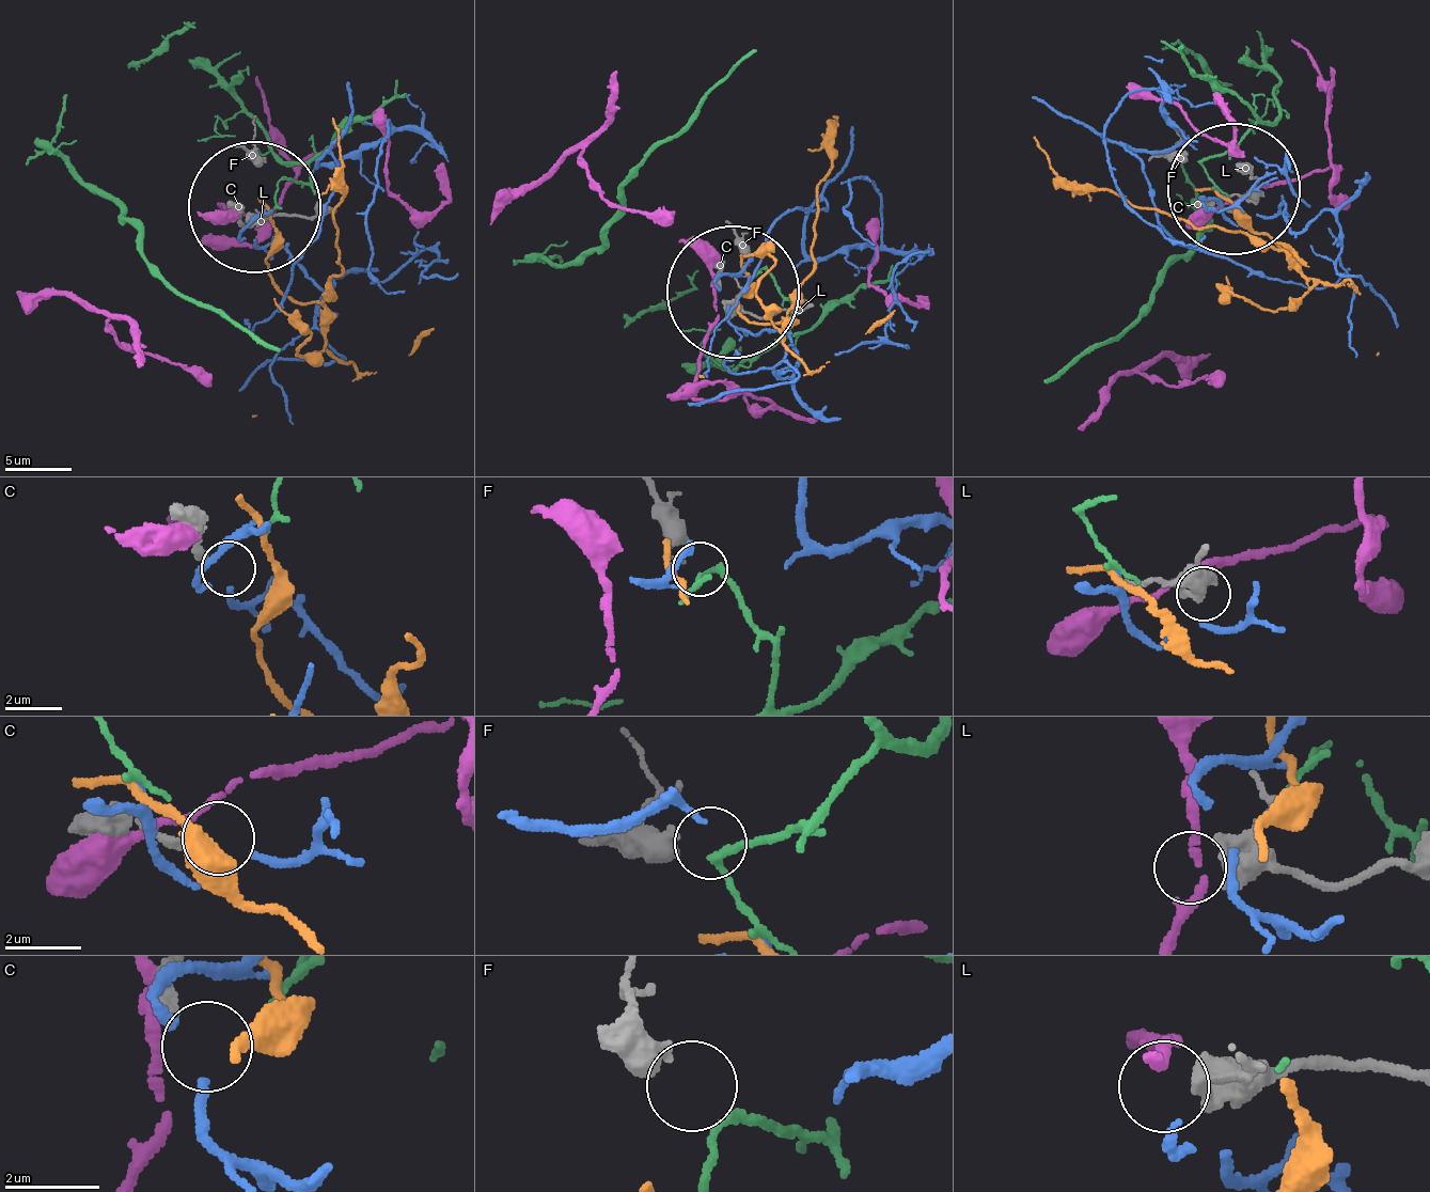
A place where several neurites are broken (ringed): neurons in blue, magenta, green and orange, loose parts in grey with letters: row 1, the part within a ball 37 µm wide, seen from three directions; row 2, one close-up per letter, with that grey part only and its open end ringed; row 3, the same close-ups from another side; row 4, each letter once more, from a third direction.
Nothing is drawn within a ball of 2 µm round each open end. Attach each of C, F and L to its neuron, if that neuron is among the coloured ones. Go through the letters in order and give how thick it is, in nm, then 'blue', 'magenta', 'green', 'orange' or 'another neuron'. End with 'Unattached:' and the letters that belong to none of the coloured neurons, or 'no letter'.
C: calibre 280 nm; another neuron
F: calibre 440 nm; green
L: calibre 500 nm; another neuron
Unattached: C, L

